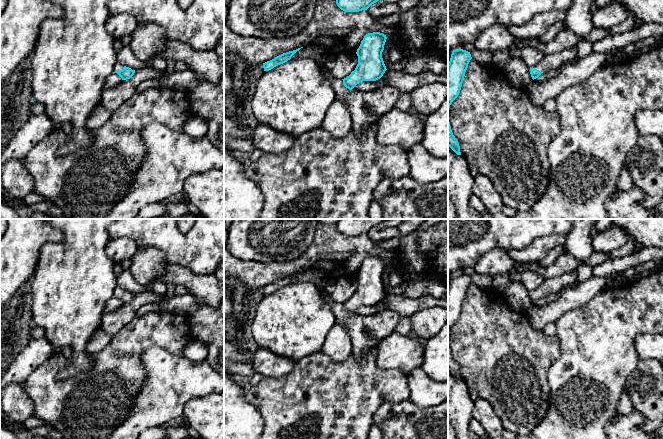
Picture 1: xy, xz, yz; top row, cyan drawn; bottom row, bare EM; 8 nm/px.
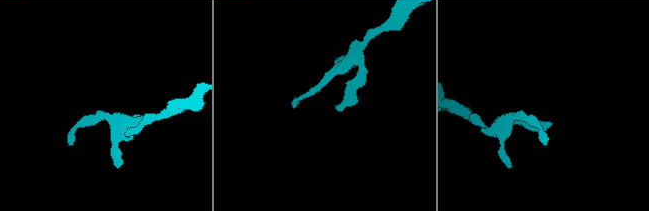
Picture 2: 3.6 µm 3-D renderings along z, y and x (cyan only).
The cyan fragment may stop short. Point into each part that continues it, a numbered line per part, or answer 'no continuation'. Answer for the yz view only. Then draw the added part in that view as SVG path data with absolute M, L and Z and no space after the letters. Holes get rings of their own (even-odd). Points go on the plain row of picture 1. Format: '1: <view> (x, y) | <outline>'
1: yz (553, 285) | M572 270L564 275L546 279L538 288L531 292L546 297L554 293L561 293L566 286L578 283L576 271Z

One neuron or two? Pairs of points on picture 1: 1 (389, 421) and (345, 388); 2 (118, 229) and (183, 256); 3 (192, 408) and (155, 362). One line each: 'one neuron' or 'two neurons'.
1: two neurons
2: one neuron
3: two neurons

